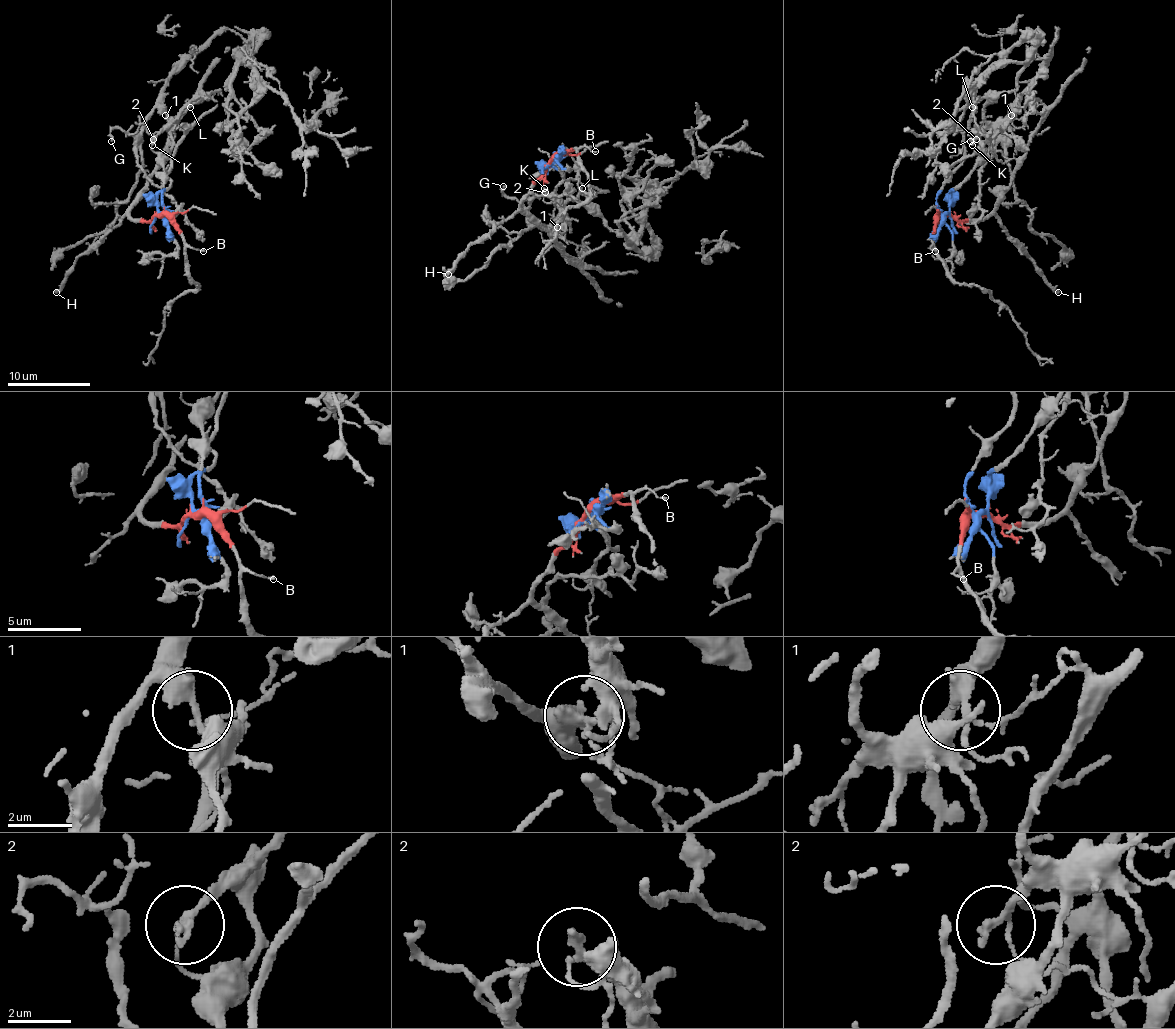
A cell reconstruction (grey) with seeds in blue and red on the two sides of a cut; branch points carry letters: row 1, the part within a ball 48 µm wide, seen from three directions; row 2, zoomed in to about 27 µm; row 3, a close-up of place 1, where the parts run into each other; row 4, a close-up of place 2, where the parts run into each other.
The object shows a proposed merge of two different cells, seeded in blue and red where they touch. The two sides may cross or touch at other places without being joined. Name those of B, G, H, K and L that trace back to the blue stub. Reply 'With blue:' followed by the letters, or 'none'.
With blue: G, L

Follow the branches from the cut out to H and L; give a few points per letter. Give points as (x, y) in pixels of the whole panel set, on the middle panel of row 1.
H: (552, 160), (517, 210), (469, 247), (448, 275)
L: (552, 160), (550, 164), (563, 177), (556, 189), (563, 210), (569, 200), (588, 200), (581, 187)

